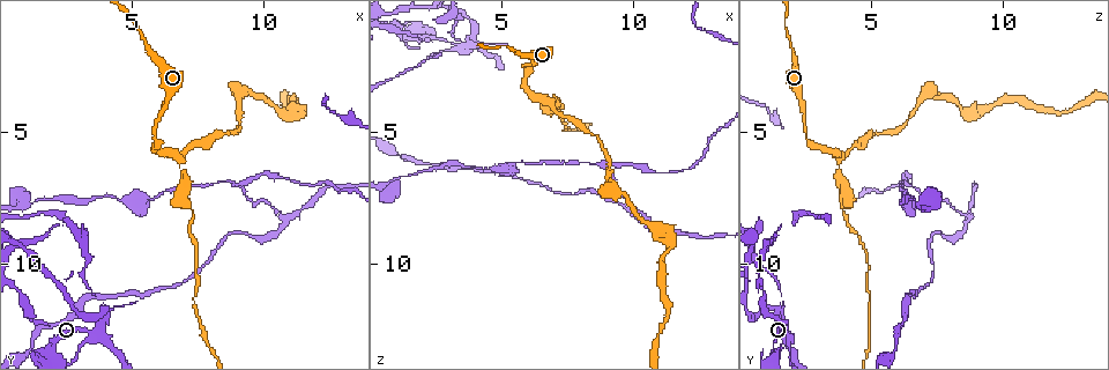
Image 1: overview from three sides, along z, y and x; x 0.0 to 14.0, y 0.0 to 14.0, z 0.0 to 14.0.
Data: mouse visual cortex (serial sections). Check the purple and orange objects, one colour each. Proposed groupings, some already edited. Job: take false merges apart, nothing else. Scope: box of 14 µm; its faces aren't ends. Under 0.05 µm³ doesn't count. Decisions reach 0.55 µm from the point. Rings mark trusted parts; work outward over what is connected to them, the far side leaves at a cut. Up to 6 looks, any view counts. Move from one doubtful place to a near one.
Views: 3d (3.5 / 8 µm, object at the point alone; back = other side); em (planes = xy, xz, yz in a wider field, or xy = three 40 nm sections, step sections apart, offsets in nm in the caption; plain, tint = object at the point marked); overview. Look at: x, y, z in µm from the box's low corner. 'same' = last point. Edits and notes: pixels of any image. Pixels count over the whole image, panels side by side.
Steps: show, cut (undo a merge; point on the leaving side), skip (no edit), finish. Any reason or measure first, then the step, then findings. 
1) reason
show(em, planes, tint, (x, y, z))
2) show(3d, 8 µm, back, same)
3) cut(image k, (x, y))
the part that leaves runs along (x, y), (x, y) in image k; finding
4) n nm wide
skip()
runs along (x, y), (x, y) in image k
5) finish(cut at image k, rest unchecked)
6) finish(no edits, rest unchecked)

show(3d, 3.5 µm, (3.6, 12.5, 1.8))

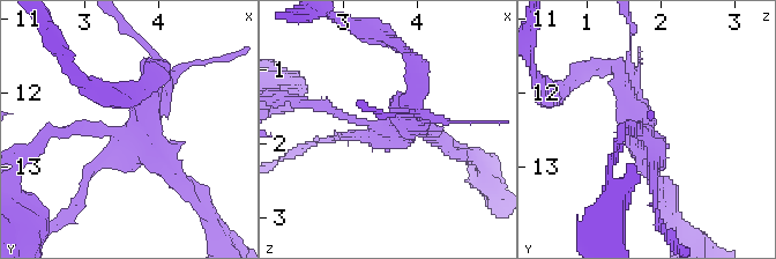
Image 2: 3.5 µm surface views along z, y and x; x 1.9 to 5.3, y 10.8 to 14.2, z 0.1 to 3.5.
show(em, planes, tint, (3.70, 12.55, 1.80))

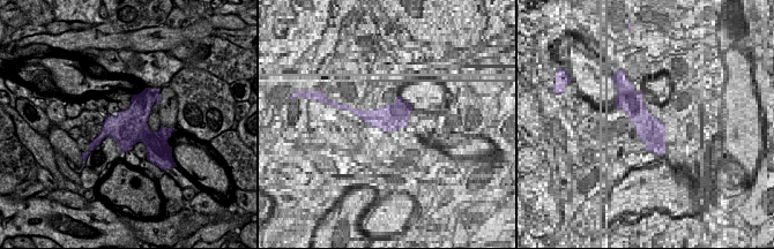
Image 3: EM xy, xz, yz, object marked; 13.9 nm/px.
cut(image 2, (88, 171))
a second cell is stuck on

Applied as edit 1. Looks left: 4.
three-way junction
show(3d, 3.5 µm, (6.7, 5.8, 3.9))

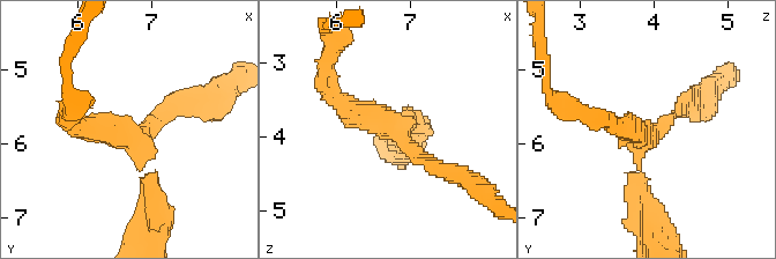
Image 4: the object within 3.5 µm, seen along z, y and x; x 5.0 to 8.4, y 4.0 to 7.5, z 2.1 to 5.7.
shape alone is not enough
show(em, xy, step 1, tint, (6.70, 5.90, 3.85))

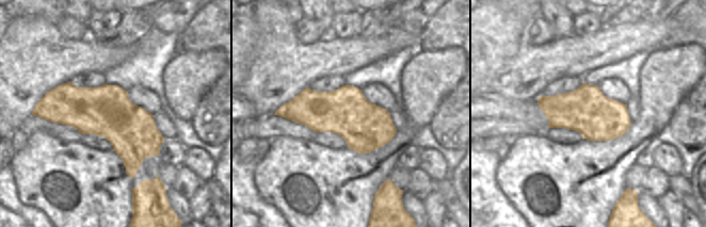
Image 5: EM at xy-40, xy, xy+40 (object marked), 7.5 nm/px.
360 nm wide
skip()
runs along (323, 84), (440, 168) in image 4; one cell here

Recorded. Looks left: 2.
thick turns thin
show(em, xy, step 2, tint, (9.1, 3.5, 7.2))

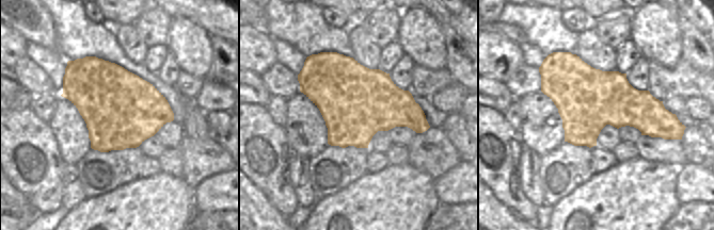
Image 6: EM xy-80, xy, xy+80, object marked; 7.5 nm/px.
see where the arms go
show(3d, 3.5 µm, same)

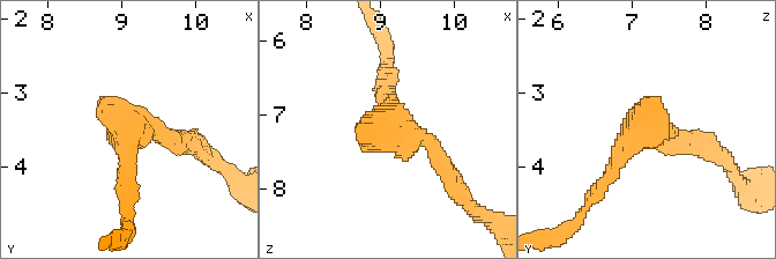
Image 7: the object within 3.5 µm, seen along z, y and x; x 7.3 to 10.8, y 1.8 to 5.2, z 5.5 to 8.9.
skip()
continuous, no second cell

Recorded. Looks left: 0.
finish(cut at image 2, rest unchecked)

